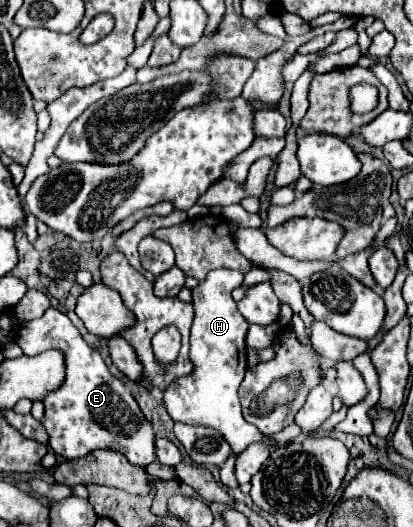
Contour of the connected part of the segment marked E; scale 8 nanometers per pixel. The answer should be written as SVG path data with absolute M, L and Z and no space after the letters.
M48 309L42 317L28 321L20 327L20 333L16 335L16 343L22 347L24 355L38 355L50 349L60 349L64 353L64 369L66 369L66 377L64 377L64 385L60 385L60 389L56 389L54 393L48 393L48 397L44 397L44 417L42 417L42 427L48 433L48 445L52 447L52 451L64 459L78 459L88 455L94 449L114 449L120 451L128 457L130 463L134 465L142 465L148 467L152 461L156 461L154 455L154 431L152 425L148 423L148 419L142 415L136 399L132 397L130 389L116 379L108 367L104 365L102 357L98 351L94 351L80 335L80 331L74 327L74 323L58 309Z

